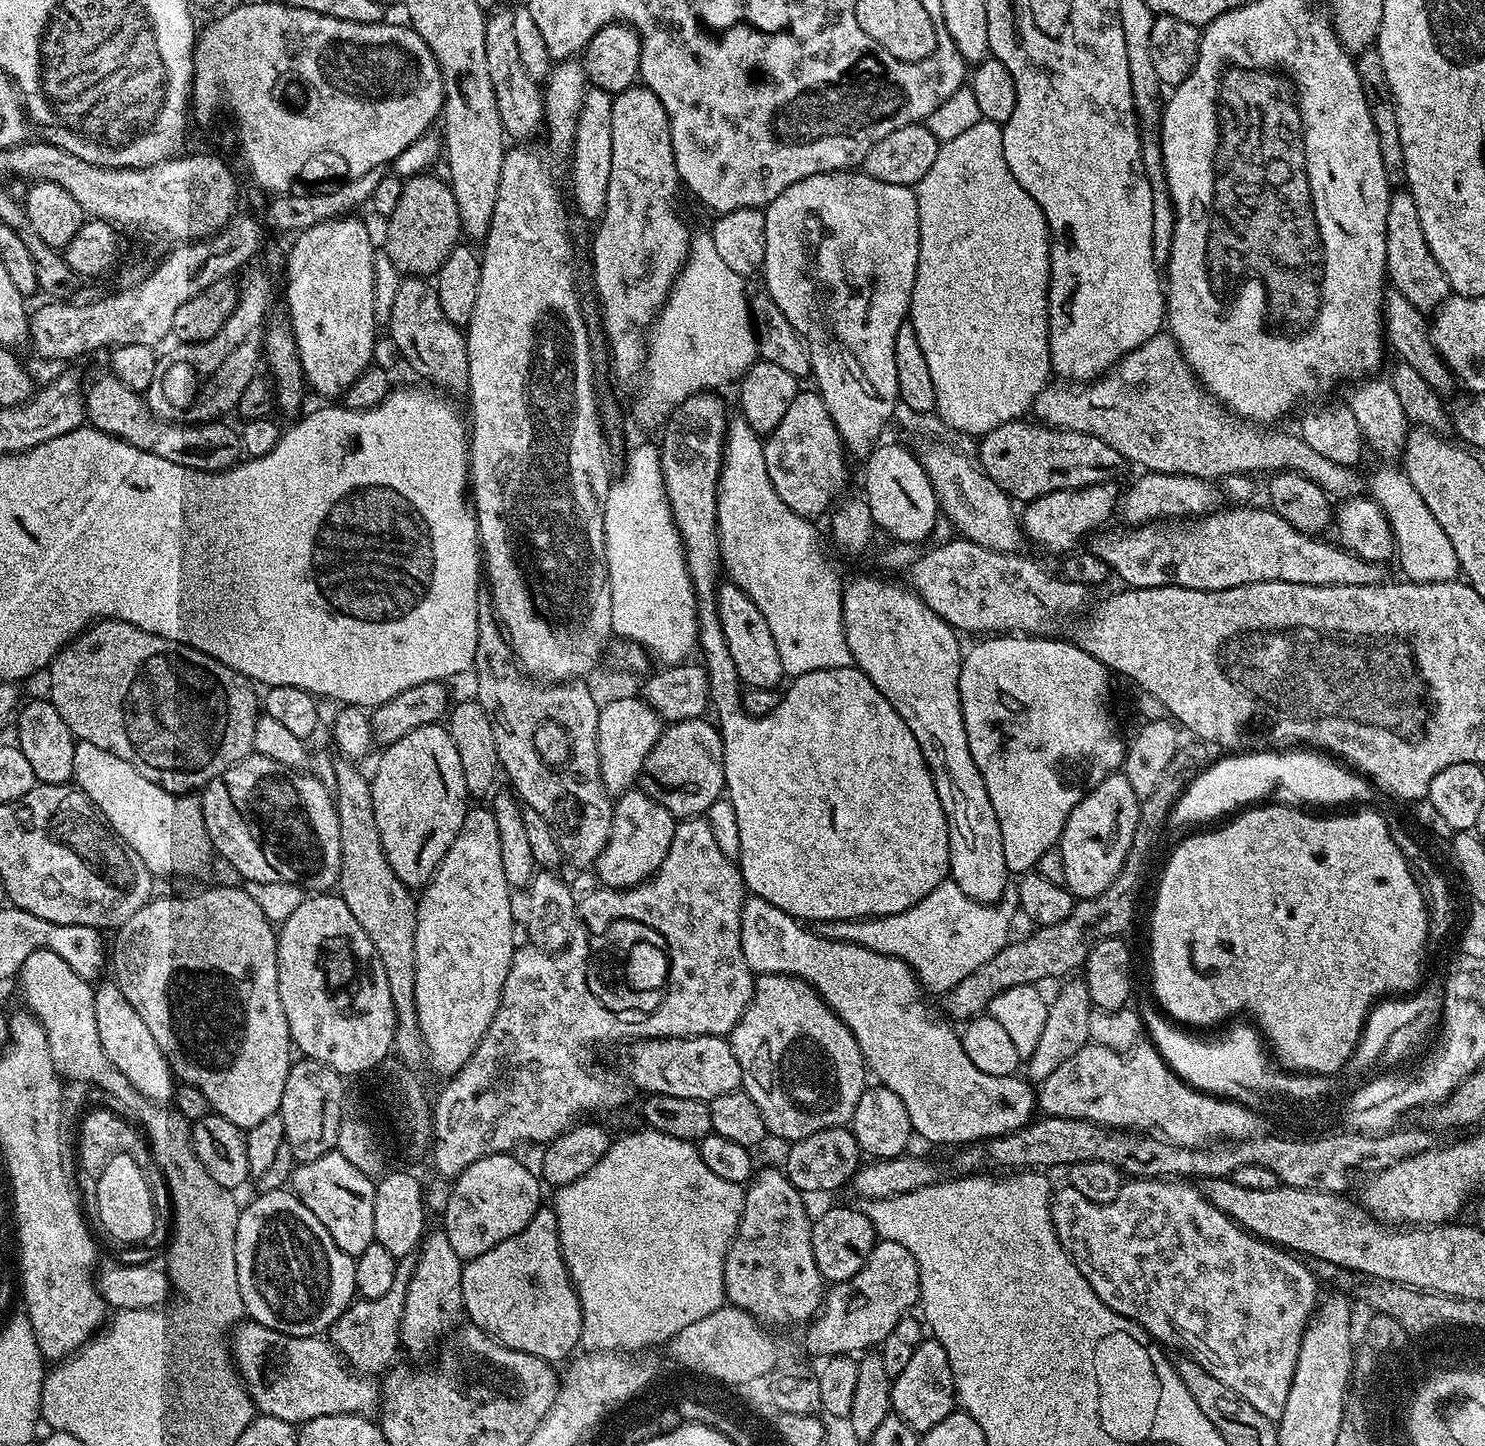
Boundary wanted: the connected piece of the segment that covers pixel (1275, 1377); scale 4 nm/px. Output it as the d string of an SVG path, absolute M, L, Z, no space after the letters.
M1176 1178L1129 1179L1118 1190L1117 1198L1108 1205L1098 1205L1096 1202L1088 1201L1081 1190L1069 1186L1057 1187L1053 1191L1048 1209L1054 1222L1054 1230L1058 1234L1058 1242L1062 1242L1066 1254L1074 1262L1074 1266L1078 1266L1082 1278L1086 1278L1086 1282L1090 1282L1094 1294L1098 1294L1098 1298L1102 1302L1106 1302L1106 1306L1110 1306L1110 1310L1130 1318L1139 1328L1144 1329L1157 1345L1169 1344L1172 1348L1181 1348L1179 1351L1183 1355L1189 1356L1194 1362L1198 1362L1198 1366L1202 1366L1202 1370L1214 1374L1214 1378L1218 1378L1218 1382L1226 1382L1226 1386L1230 1386L1230 1390L1234 1390L1234 1394L1242 1394L1242 1398L1246 1398L1246 1402L1250 1402L1250 1406L1254 1406L1254 1410L1266 1414L1266 1418L1280 1421L1282 1410L1286 1410L1286 1396L1290 1394L1294 1370L1298 1366L1300 1344L1304 1341L1304 1333L1308 1331L1310 1321L1318 1308L1318 1296L1316 1300L1318 1276L1315 1271L1311 1272L1304 1265L1307 1263L1303 1259L1244 1231L1235 1220L1222 1214L1222 1210L1218 1210L1209 1202L1200 1193L1199 1187L1195 1183L1181 1182Z

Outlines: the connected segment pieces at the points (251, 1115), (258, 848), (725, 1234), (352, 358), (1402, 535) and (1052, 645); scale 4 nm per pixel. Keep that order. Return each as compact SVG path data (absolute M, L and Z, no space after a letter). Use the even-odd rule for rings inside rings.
M209 887L185 900L164 896L144 904L115 933L116 941L110 944L110 976L126 994L126 1002L146 1022L175 1079L198 1086L215 1115L247 1130L279 1113L288 1069L294 1063L286 1010L282 1010L282 998L278 998L278 932L262 914L262 906L243 887Z
M253 754L204 785L199 801L212 851L226 858L245 881L294 882L312 894L324 894L339 885L342 843L336 802L328 784L304 774L274 762L274 758Z
M655 1130L632 1132L629 1136L613 1139L611 1146L602 1154L595 1166L590 1166L582 1178L574 1178L566 1186L555 1189L554 1207L558 1218L558 1238L562 1258L568 1267L572 1285L580 1299L582 1310L582 1344L589 1352L615 1352L617 1354L636 1354L639 1348L648 1348L651 1344L663 1345L678 1334L678 1330L686 1330L694 1322L706 1318L706 1314L714 1314L714 1310L725 1307L724 1295L724 1263L726 1254L735 1237L742 1210L744 1209L745 1185L726 1182L726 1178L718 1178L702 1162L700 1149L691 1140L670 1138L670 1134L662 1134Z
M349 214L343 218L327 220L321 224L315 224L309 228L303 229L299 233L300 236L293 242L292 248L286 252L286 281L288 285L284 288L284 296L288 299L286 311L292 319L292 329L294 330L294 338L296 339L296 352L300 356L300 365L304 371L304 378L309 389L312 388L320 396L336 396L343 397L344 391L347 390L354 382L354 378L358 378L358 374L362 374L362 370L366 370L372 364L372 351L374 350L374 342L378 335L378 325L374 318L374 274L372 273L372 257L374 255L374 247L372 248L372 236L368 233L368 228L360 220L355 220L355 215Z
M1380 466L1370 476L1370 496L1380 505L1392 527L1392 535L1396 538L1396 556L1400 560L1400 568L1409 581L1418 584L1437 584L1447 580L1455 580L1461 575L1460 563L1454 554L1454 546L1450 538L1446 538L1446 530L1438 526L1438 518L1430 514L1430 506L1422 502L1422 494L1414 490L1403 471L1392 466Z
M996 634L991 638L981 639L984 641L974 645L969 652L967 649L960 661L960 705L964 715L966 738L970 742L970 754L982 774L982 782L986 782L986 794L990 794L990 806L994 806L994 814L1002 830L1002 854L1006 854L1006 866L1012 874L1027 874L1033 871L1038 858L1042 858L1046 850L1059 845L1066 818L1070 818L1070 810L1074 810L1074 806L1078 806L1078 802L1082 802L1084 795L1094 790L1098 782L1121 771L1126 751L1125 737L1120 737L1120 728L1112 717L1112 688L1108 685L1110 673L1104 664L1067 639L1036 639L1040 638L1032 634Z

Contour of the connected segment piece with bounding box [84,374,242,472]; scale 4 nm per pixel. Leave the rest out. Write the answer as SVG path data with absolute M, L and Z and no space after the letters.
M111 374L100 376L92 385L87 385L84 396L86 420L91 427L111 436L125 440L138 450L158 454L170 462L178 462L190 469L202 469L204 472L221 472L239 464L242 459L240 433L235 427L224 424L219 419L204 423L172 423L161 420L148 408L148 403L141 393L122 386L122 382Z

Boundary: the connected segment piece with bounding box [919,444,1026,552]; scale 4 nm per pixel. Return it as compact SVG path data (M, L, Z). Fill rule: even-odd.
M928 444L919 457L920 465L930 478L930 486L934 486L936 503L943 519L963 539L999 552L1021 551L1020 543L1025 543L1026 537L1017 505L1008 493L1003 492L973 461L972 465L958 449L948 444Z

